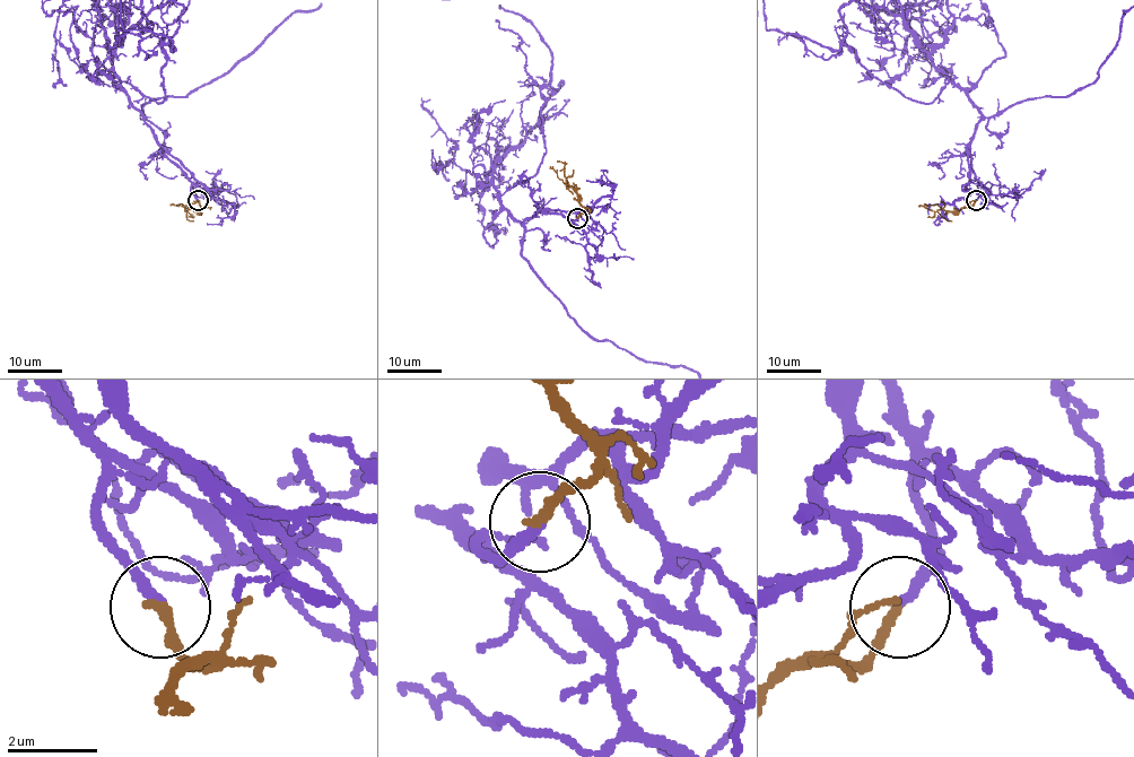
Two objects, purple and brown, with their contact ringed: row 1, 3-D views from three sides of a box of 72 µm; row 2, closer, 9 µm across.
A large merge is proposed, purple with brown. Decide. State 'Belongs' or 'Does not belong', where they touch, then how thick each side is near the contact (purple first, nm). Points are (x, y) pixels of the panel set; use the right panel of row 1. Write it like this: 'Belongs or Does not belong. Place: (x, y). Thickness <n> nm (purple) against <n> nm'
Belongs. Place: (976, 200). Thickness 220 nm (purple) against 240 nm

